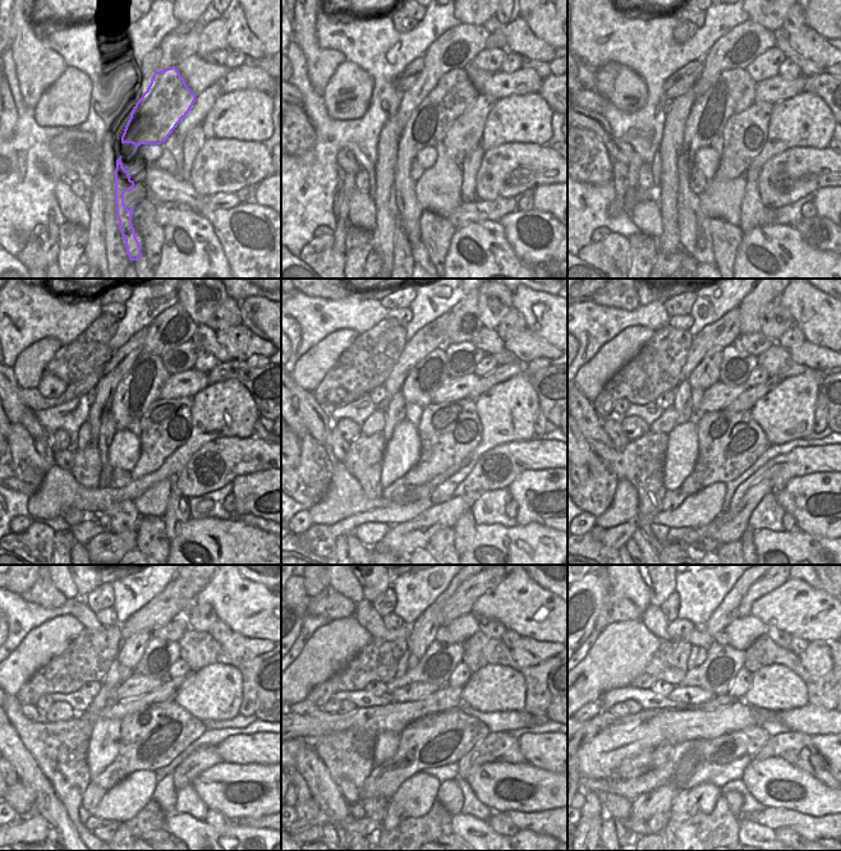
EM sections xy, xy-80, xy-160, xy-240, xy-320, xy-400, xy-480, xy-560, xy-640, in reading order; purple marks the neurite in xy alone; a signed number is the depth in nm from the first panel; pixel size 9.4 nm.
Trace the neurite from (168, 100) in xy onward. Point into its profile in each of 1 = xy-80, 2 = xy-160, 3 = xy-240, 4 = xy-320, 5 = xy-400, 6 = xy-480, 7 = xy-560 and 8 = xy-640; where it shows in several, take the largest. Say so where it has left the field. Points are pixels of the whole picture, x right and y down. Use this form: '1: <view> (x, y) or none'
1: xy-80 (428, 124)
2: xy-160 (734, 91)
3: xy-240 (141, 386)
4: xy-320 (428, 375)
5: xy-400 (707, 372)
6: xy-480 (132, 649)
7: xy-560 (423, 631)
8: xy-640 (726, 612)

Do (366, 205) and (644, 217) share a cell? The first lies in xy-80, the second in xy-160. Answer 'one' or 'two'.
one

